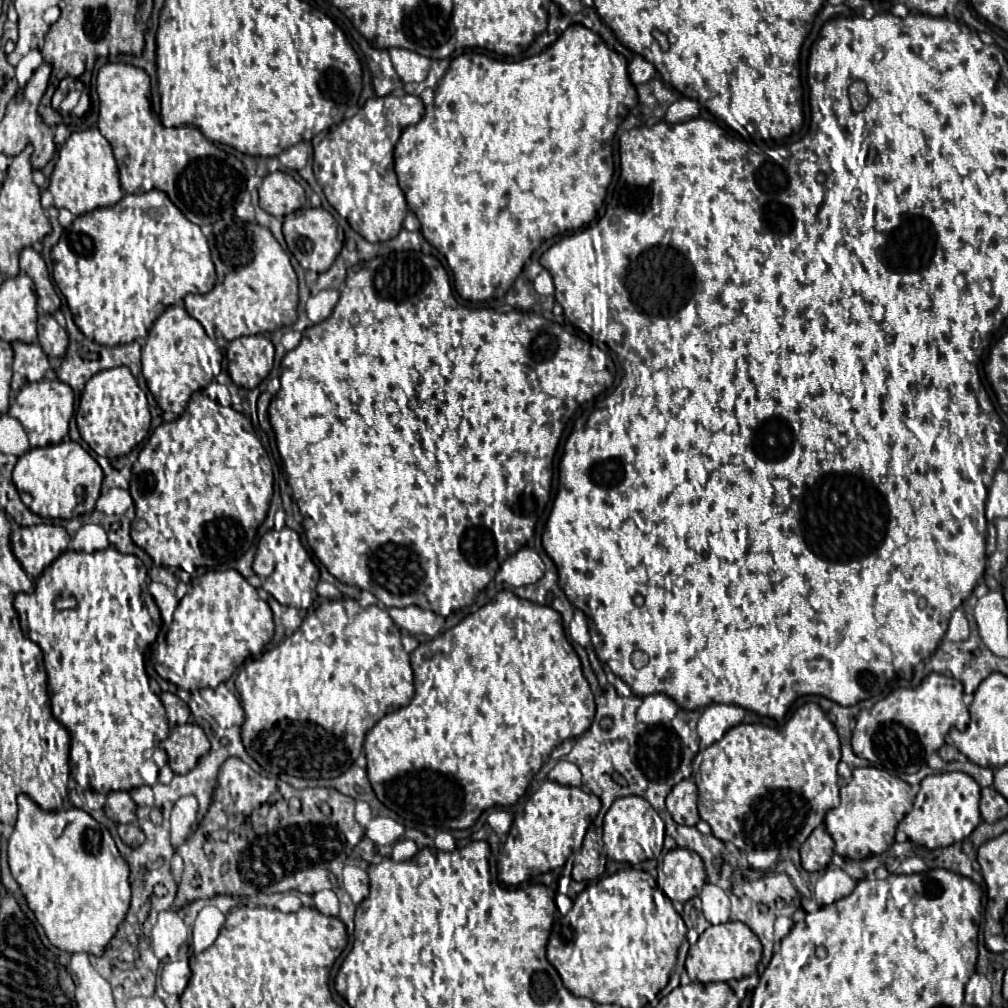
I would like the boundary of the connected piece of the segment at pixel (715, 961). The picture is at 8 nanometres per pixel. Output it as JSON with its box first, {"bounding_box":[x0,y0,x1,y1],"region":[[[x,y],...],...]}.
{"bounding_box":[685,921,761,983],"region":[[[729,921],[721,925],[711,925],[699,937],[695,945],[691,945],[685,961],[686,972],[691,981],[711,983],[711,981],[729,981],[743,979],[757,971],[757,963],[761,961],[761,943],[757,935],[741,921]]]}

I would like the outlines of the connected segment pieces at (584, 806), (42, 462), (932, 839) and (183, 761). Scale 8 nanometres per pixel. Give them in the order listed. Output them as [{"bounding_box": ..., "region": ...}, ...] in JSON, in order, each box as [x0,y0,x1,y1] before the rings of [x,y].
[{"bounding_box":[498,781,601,886],"region":[[[543,781],[543,785],[527,799],[523,812],[515,815],[498,857],[498,880],[506,886],[518,886],[531,877],[563,867],[567,857],[582,846],[599,809],[601,801],[595,795],[555,781]]]},{"bounding_box":[13,441,103,519],"region":[[[75,441],[29,449],[13,469],[13,483],[23,503],[39,517],[75,519],[95,509],[101,493],[103,471],[99,463]]]},{"bounding_box":[899,771,981,849],"region":[[[955,771],[927,775],[921,781],[921,791],[915,797],[913,811],[905,815],[905,819],[899,823],[899,831],[903,831],[913,843],[923,845],[927,849],[949,847],[955,841],[963,841],[981,823],[979,791],[981,787],[967,773]]]},{"bounding_box":[161,723,211,775],"region":[[[187,723],[175,727],[161,743],[161,747],[169,755],[169,767],[173,769],[173,773],[185,775],[197,765],[197,761],[209,751],[211,745],[197,723]]]}]

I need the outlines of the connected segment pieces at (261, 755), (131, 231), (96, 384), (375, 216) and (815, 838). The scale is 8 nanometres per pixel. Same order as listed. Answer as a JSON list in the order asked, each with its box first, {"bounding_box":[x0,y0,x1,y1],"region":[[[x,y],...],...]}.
[{"bounding_box":[235,599,415,779],"region":[[[355,599],[321,603],[321,611],[308,614],[301,629],[259,659],[247,661],[235,685],[245,709],[241,737],[247,753],[271,775],[287,773],[307,779],[331,779],[345,773],[361,755],[367,729],[389,711],[409,705],[415,691],[409,653],[401,645],[399,627],[385,609],[377,605],[363,609]]]},{"bounding_box":[51,191,215,345],"region":[[[149,191],[149,193],[137,193],[137,195],[125,195],[117,205],[113,207],[103,207],[103,209],[95,209],[89,211],[81,217],[77,217],[69,229],[63,231],[59,243],[51,249],[51,263],[53,263],[53,279],[57,283],[57,287],[61,289],[61,293],[67,299],[67,305],[73,313],[75,325],[81,329],[81,333],[87,339],[93,339],[101,345],[123,345],[123,343],[131,343],[139,337],[145,337],[153,325],[153,321],[169,307],[175,305],[179,301],[183,301],[185,295],[189,293],[209,293],[215,285],[215,265],[211,261],[211,253],[209,253],[209,245],[207,245],[207,237],[201,233],[201,227],[191,223],[173,203],[171,199],[163,193],[163,191]]]},{"bounding_box":[77,367,149,457],"region":[[[115,367],[99,371],[87,381],[77,409],[77,427],[83,441],[103,457],[127,455],[135,445],[139,445],[149,433],[149,405],[147,395],[139,389],[135,377],[127,367]]]},{"bounding_box":[313,95,423,243],"region":[[[387,95],[369,99],[349,119],[343,119],[335,131],[319,141],[315,147],[313,171],[323,187],[327,201],[349,225],[369,243],[393,239],[407,215],[407,201],[397,185],[393,169],[393,147],[407,125],[415,125],[423,117],[423,101],[415,95],[396,97]]]},{"bounding_box":[801,827,833,871],"region":[[[817,827],[801,845],[801,865],[805,871],[825,871],[831,863],[831,857],[833,839],[823,827]]]}]

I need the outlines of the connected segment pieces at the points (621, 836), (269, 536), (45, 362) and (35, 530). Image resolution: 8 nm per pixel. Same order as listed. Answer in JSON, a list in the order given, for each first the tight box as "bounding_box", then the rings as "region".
[{"bounding_box":[603,795,665,865],"region":[[[637,795],[619,797],[607,811],[603,819],[603,843],[607,857],[613,861],[627,861],[631,865],[643,863],[645,859],[657,857],[661,853],[665,838],[665,823],[653,811],[653,807]]]},{"bounding_box":[253,527,319,609],"region":[[[285,527],[281,531],[271,530],[265,533],[259,541],[253,571],[261,579],[261,587],[271,593],[281,605],[291,605],[297,609],[305,609],[313,603],[315,587],[319,583],[319,571],[307,551],[303,549],[299,535],[294,530]]]},{"bounding_box":[11,341,49,393],"region":[[[15,341],[13,343],[13,351],[15,351],[15,361],[13,361],[13,383],[11,389],[17,393],[25,383],[35,383],[35,381],[43,381],[45,373],[49,369],[49,359],[43,353],[43,349],[33,343],[21,343]]]},{"bounding_box":[13,525,69,579],"region":[[[61,525],[19,527],[13,531],[13,553],[31,579],[37,579],[67,547],[69,533]]]}]

